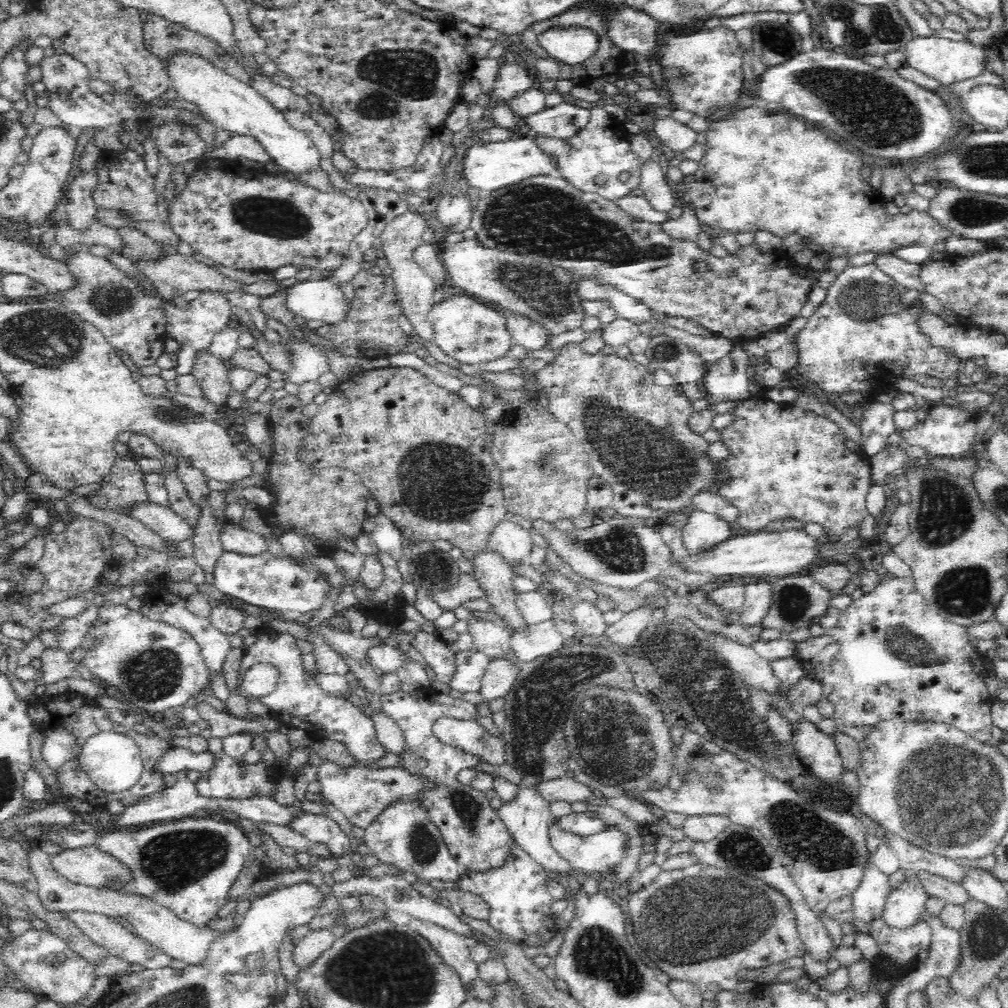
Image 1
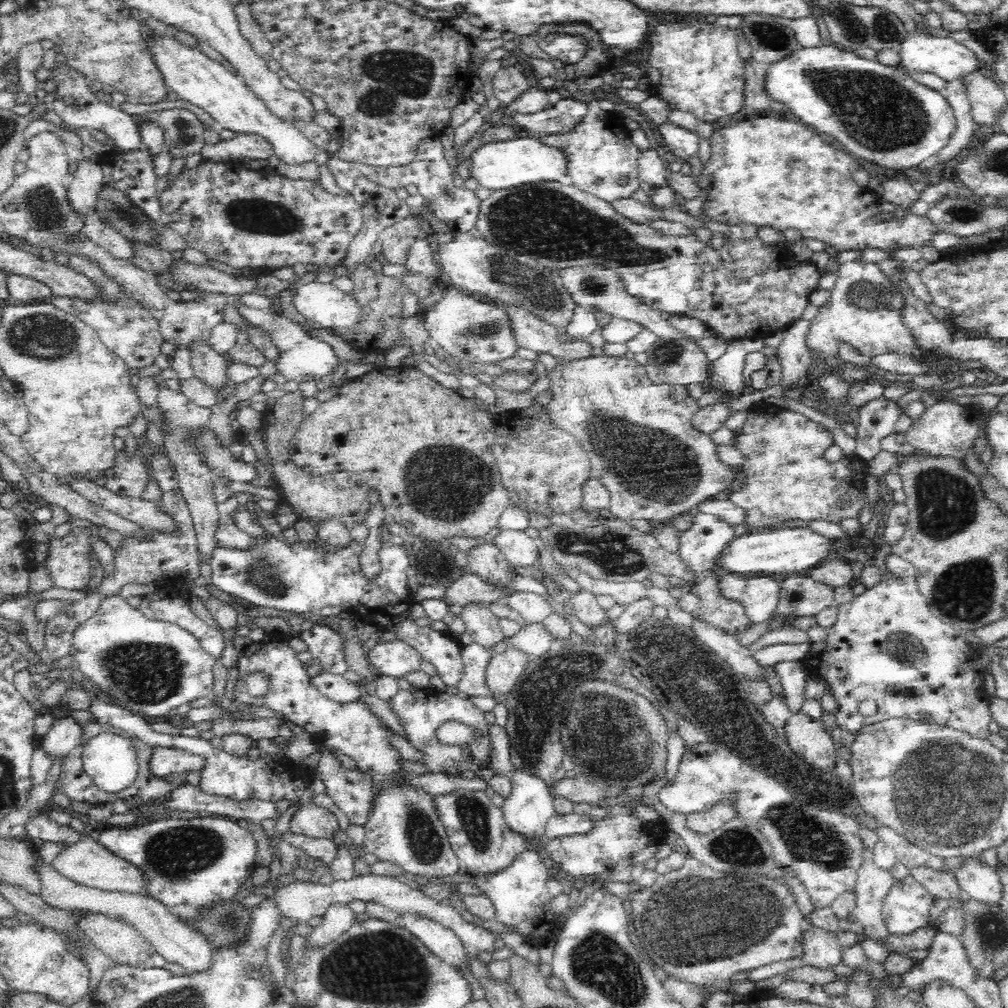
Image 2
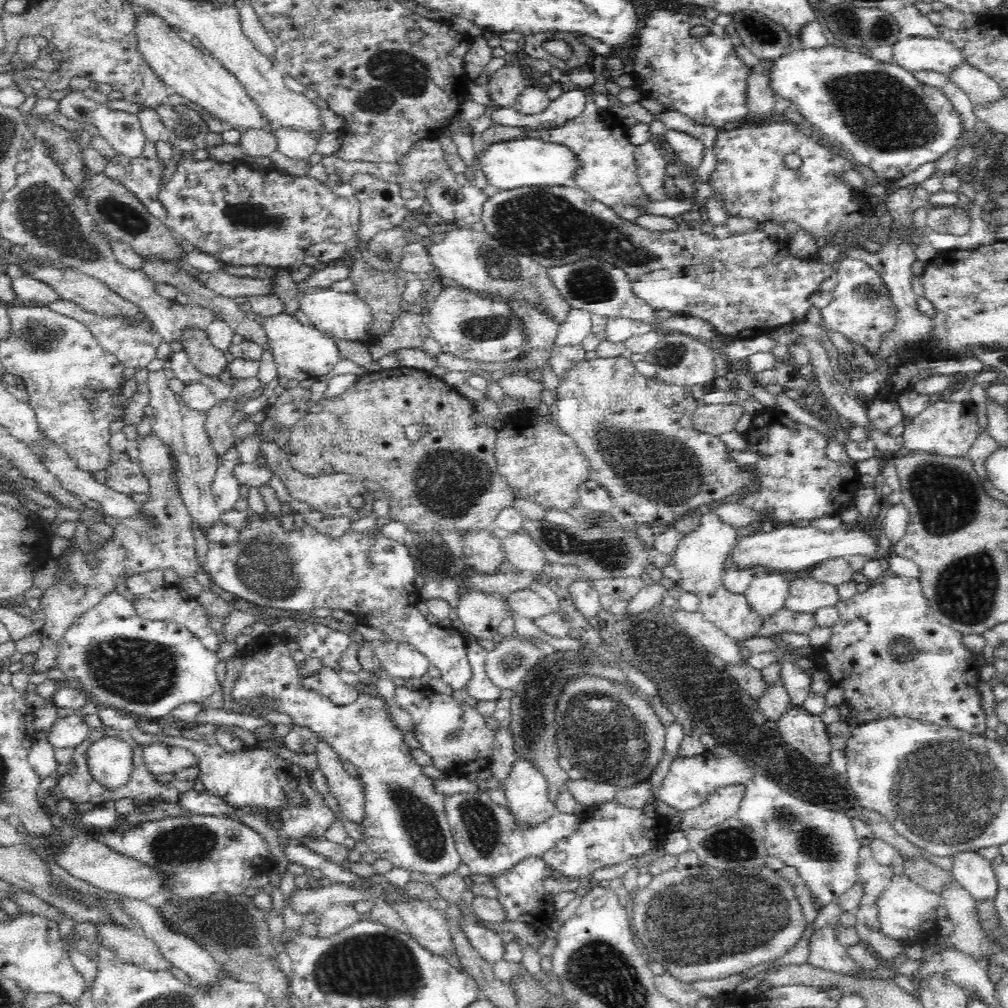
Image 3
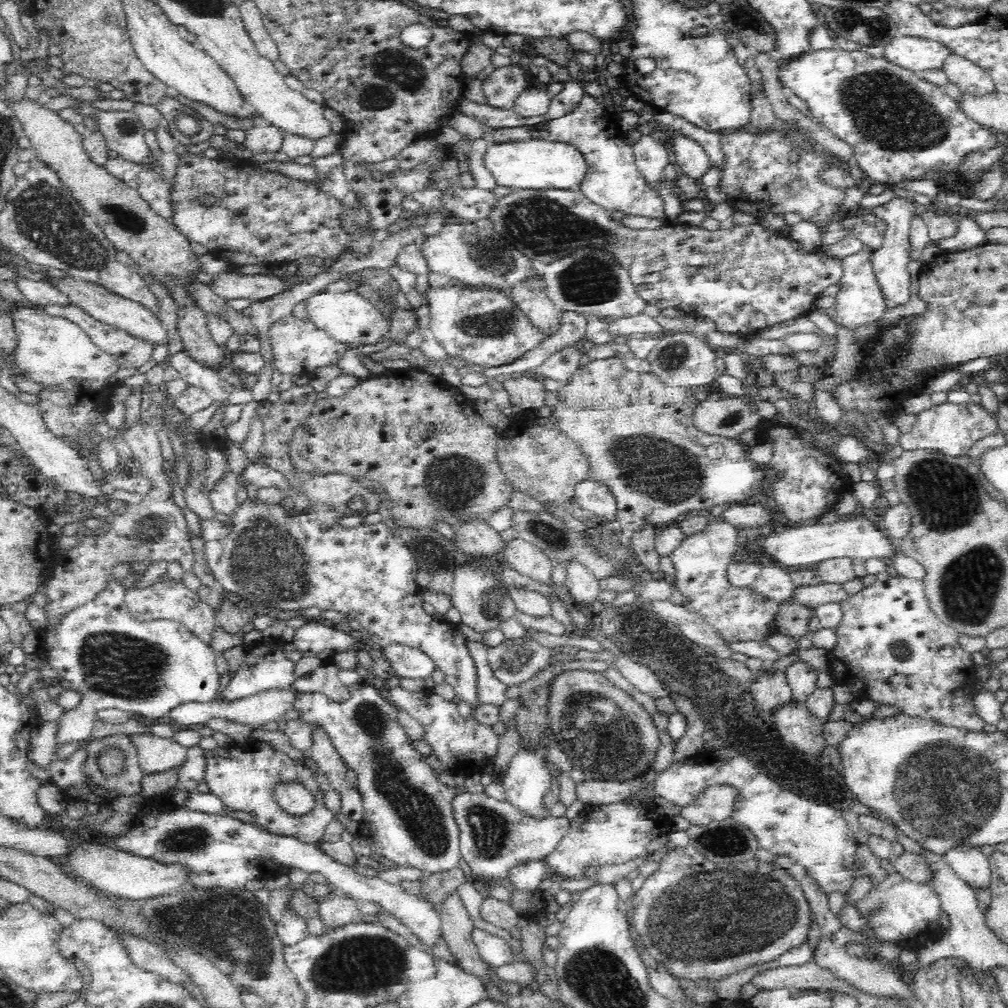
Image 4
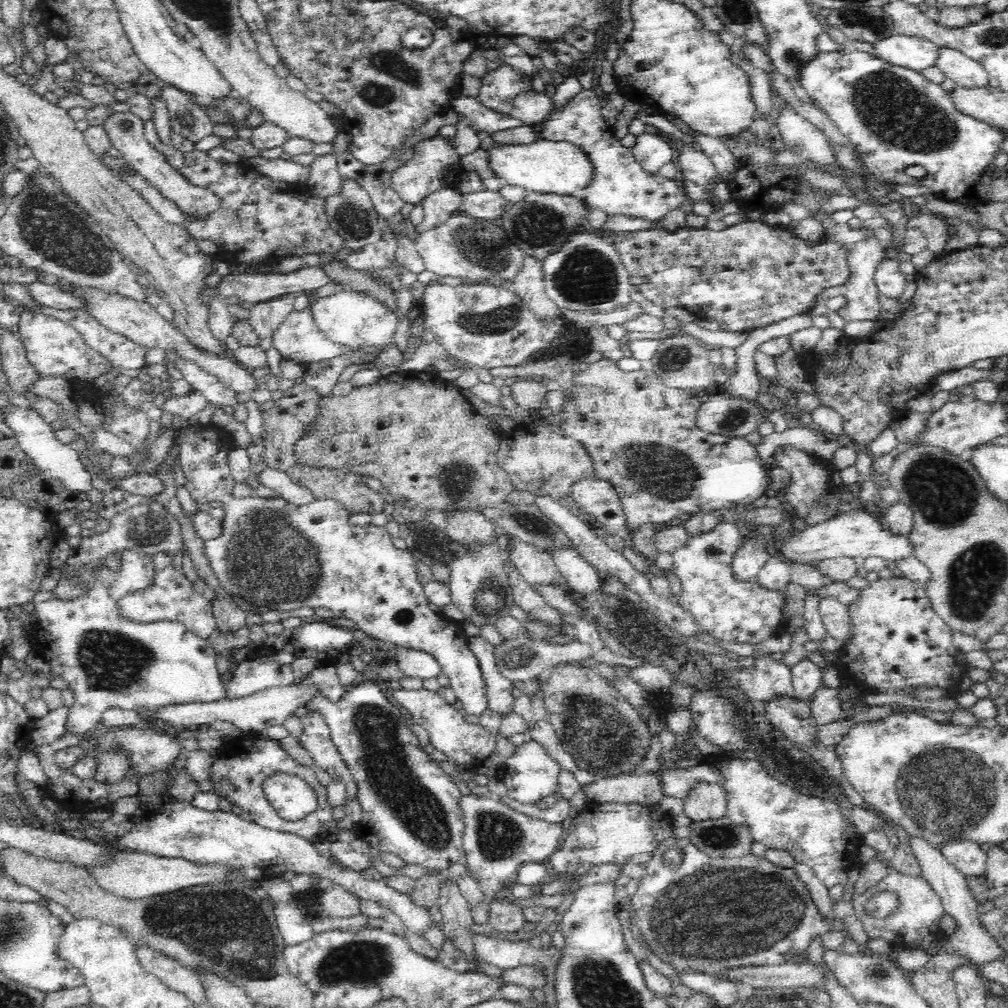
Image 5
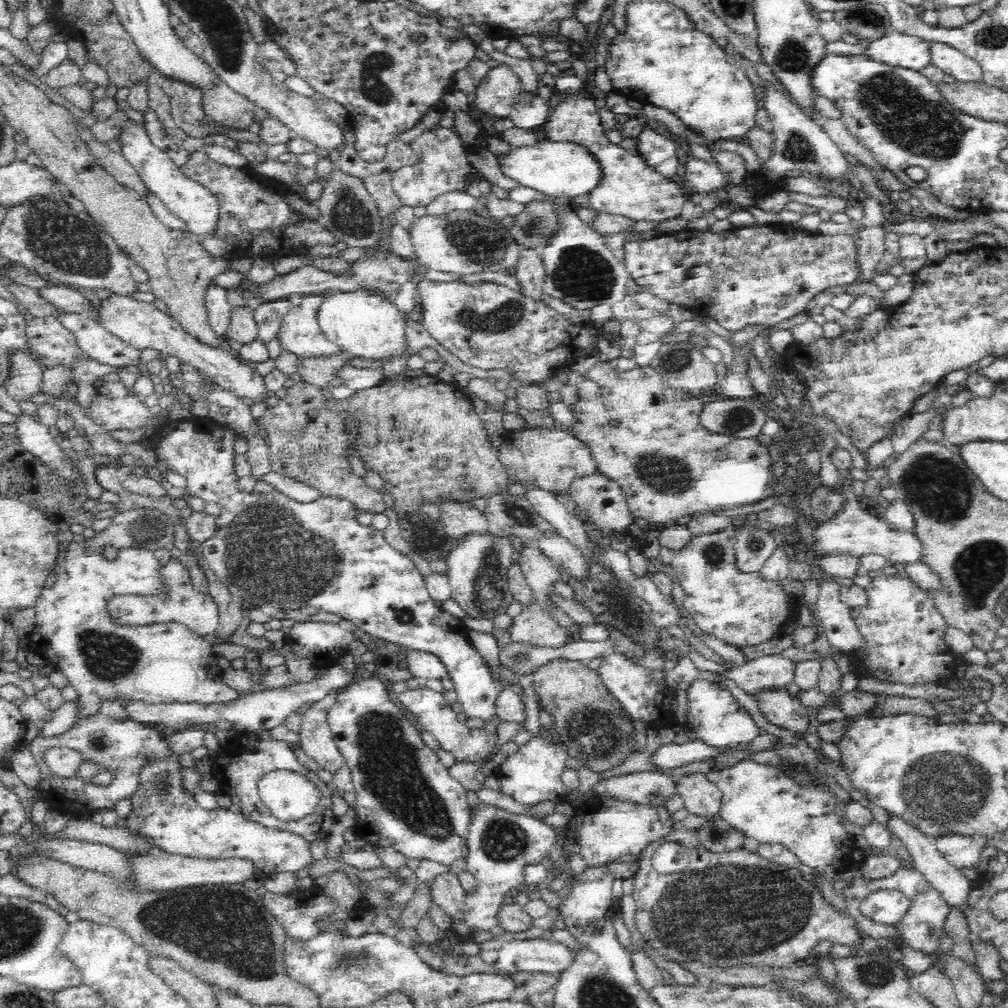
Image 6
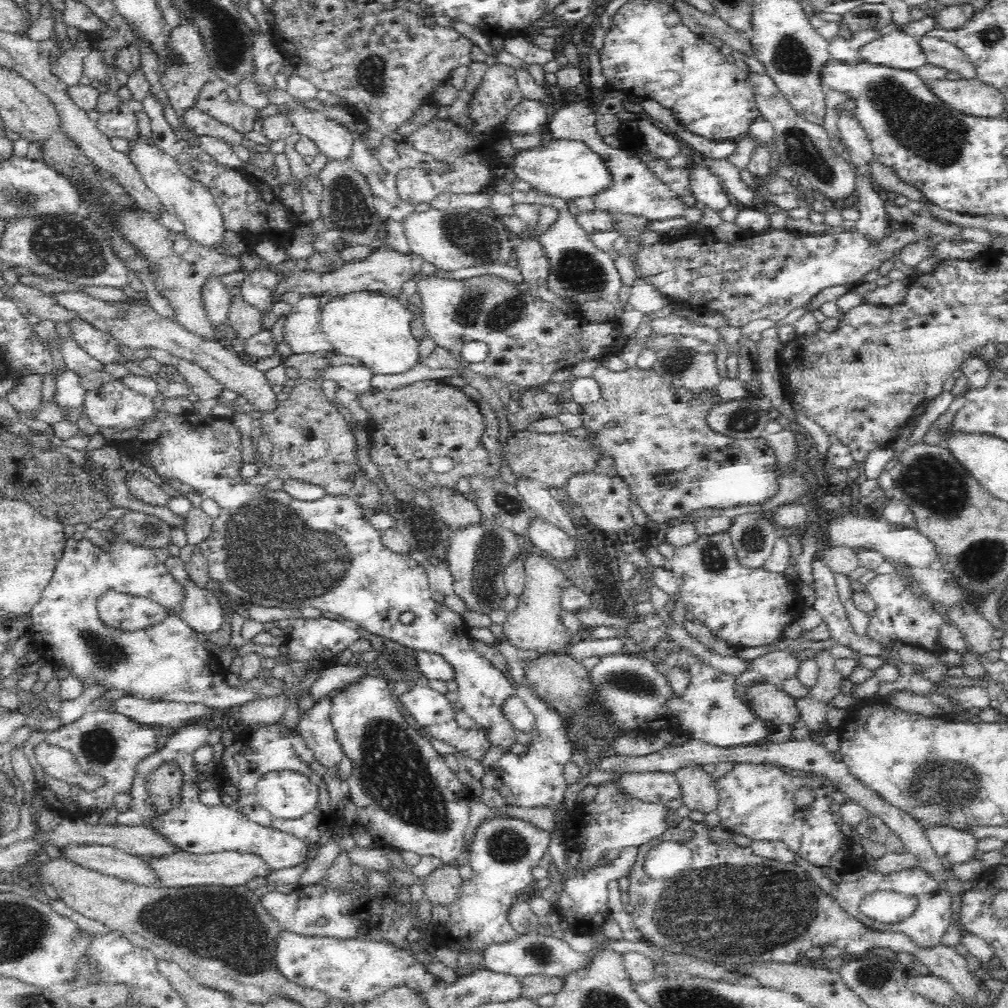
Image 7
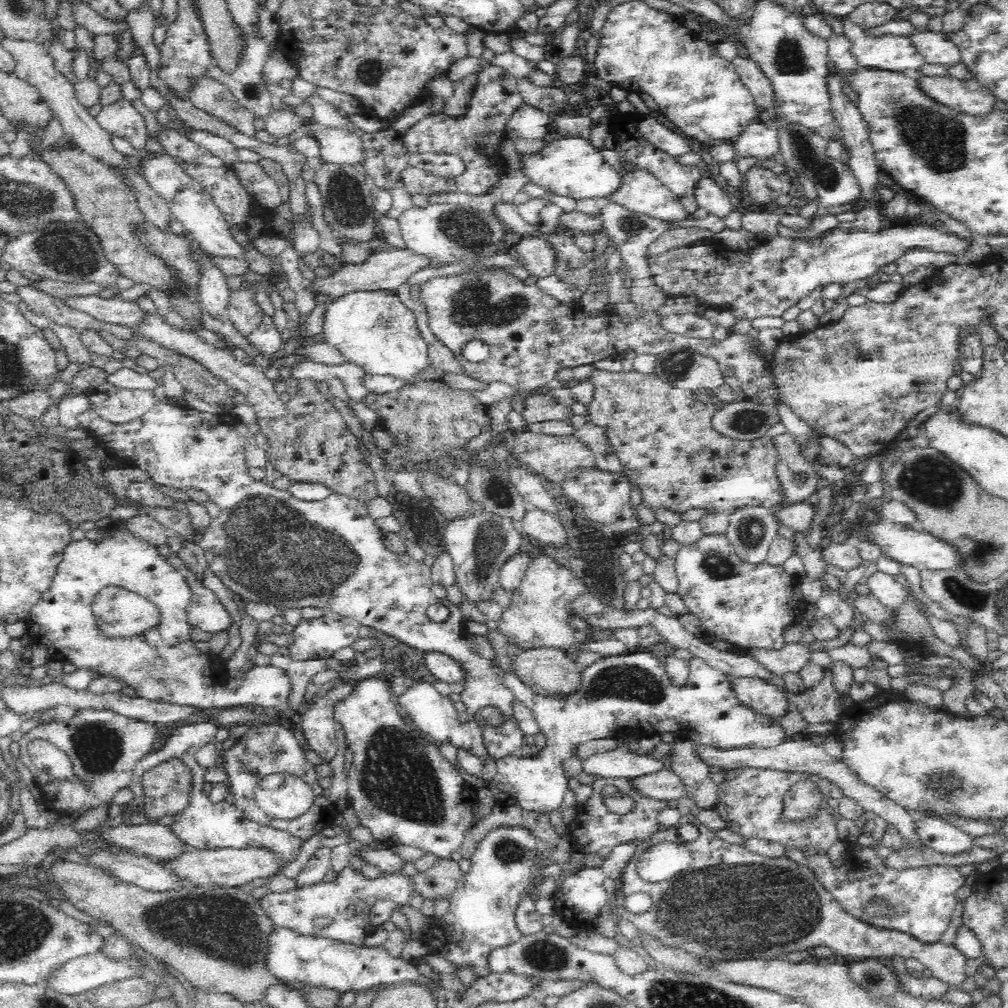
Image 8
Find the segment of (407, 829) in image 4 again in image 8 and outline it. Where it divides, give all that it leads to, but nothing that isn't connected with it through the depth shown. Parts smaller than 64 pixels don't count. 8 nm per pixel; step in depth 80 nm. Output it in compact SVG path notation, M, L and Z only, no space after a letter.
M386 676L368 677L358 681L356 688L350 696L346 696L342 702L336 704L334 708L334 718L338 725L341 725L345 732L345 742L347 747L353 752L353 762L346 773L347 794L350 805L360 820L360 824L368 828L376 841L381 841L388 847L396 847L397 845L414 846L422 849L426 855L435 854L439 858L450 858L453 852L457 852L458 848L464 842L466 832L469 827L475 823L474 804L478 800L476 789L454 769L454 765L448 761L438 749L434 742L423 736L417 729L411 729L406 721L400 716L396 709L395 696L390 690L390 680Z

